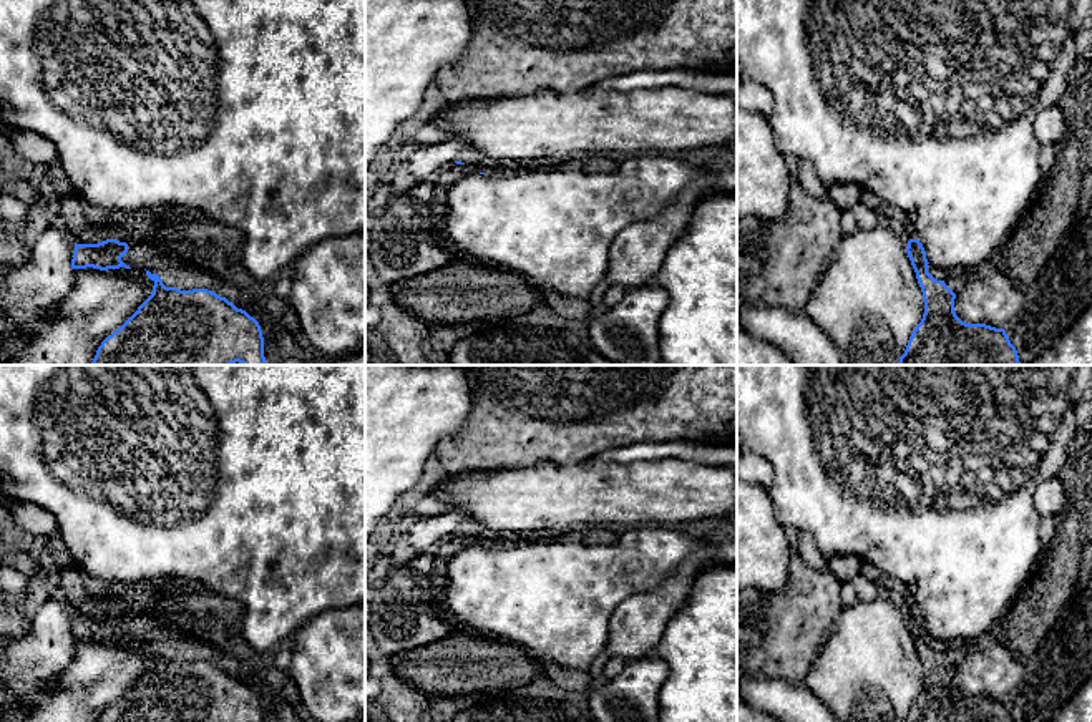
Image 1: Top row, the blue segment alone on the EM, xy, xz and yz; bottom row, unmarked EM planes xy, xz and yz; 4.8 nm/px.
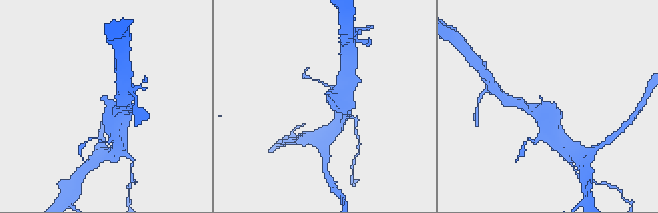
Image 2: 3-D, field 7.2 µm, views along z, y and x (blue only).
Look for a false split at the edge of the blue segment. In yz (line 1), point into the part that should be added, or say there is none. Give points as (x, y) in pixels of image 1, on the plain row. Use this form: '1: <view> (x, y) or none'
1: none

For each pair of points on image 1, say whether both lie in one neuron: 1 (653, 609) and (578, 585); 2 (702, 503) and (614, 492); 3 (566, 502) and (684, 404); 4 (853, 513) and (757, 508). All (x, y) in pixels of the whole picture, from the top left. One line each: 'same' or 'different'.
1: different
2: same
3: different
4: different

